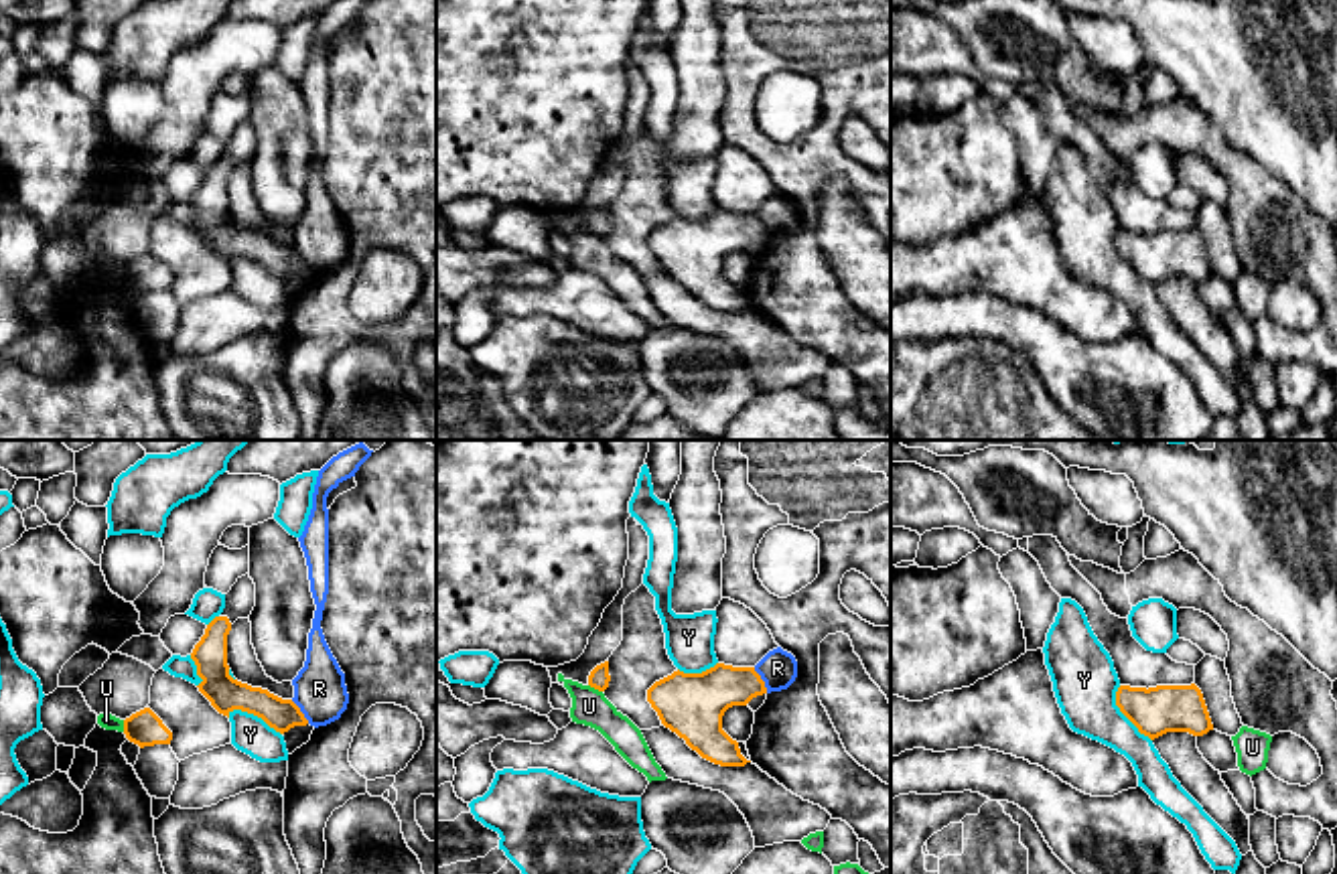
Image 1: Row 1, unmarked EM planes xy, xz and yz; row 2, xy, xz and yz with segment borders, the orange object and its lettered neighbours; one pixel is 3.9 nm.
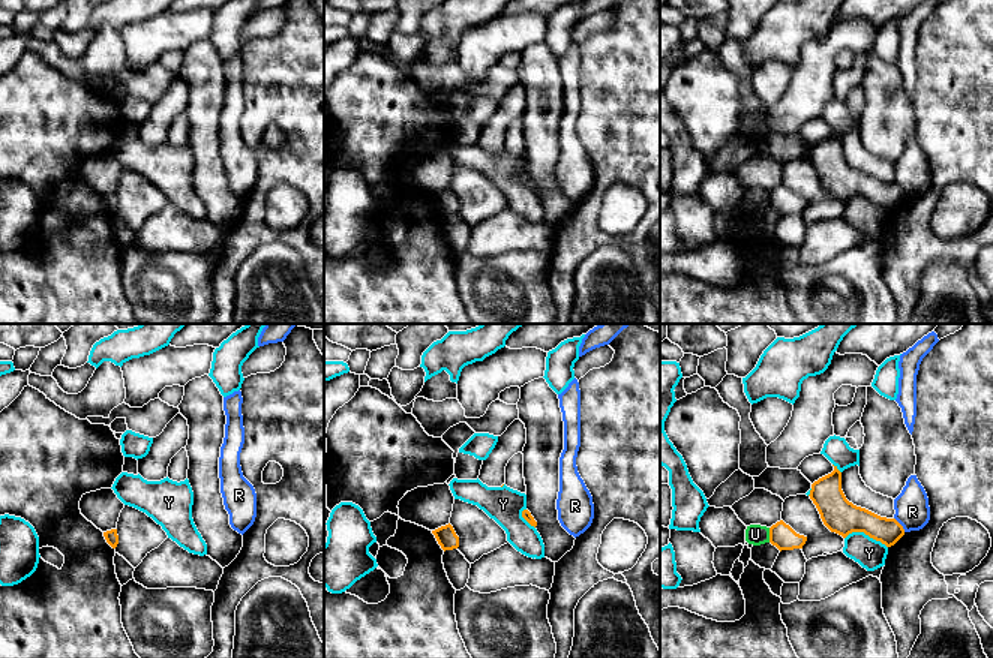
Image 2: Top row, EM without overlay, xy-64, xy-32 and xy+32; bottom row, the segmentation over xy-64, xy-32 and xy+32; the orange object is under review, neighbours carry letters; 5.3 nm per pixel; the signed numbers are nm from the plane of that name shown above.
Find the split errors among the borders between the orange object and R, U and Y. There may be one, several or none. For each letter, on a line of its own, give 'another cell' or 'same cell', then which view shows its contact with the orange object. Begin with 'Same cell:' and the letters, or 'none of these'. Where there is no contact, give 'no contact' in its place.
Same cell: none of these
R: another cell | xz
U: another cell | xz
Y: another cell | yz

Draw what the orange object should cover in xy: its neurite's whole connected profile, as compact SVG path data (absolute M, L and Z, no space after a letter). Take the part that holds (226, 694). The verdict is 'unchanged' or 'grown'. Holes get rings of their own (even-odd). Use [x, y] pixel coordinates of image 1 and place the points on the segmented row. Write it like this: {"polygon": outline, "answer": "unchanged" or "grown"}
{"polygon": "M245 574L225 594L223 612L207 625L205 635L191 653L197 675L203 679L197 687L219 714L229 718L233 710L241 710L284 734L294 726L308 724L300 708L292 700L282 700L268 689L252 687L229 675L227 635L237 618L250 618L254 606L256 584Z", "answer": "grown"}

